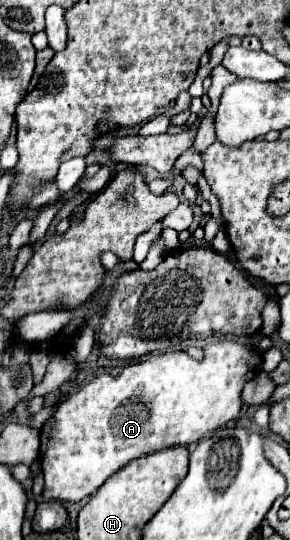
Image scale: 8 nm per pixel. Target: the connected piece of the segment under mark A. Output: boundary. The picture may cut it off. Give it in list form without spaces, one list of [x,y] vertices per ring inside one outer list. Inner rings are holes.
[[[213,335],[203,347],[201,361],[189,357],[185,351],[171,351],[153,355],[137,365],[129,365],[117,377],[99,373],[91,381],[83,383],[77,393],[65,399],[53,415],[53,423],[49,419],[41,429],[39,459],[45,473],[43,497],[49,501],[81,501],[83,497],[93,495],[127,461],[165,447],[197,443],[209,431],[237,419],[243,407],[241,389],[261,371],[261,367],[261,353],[239,343],[235,335]]]

